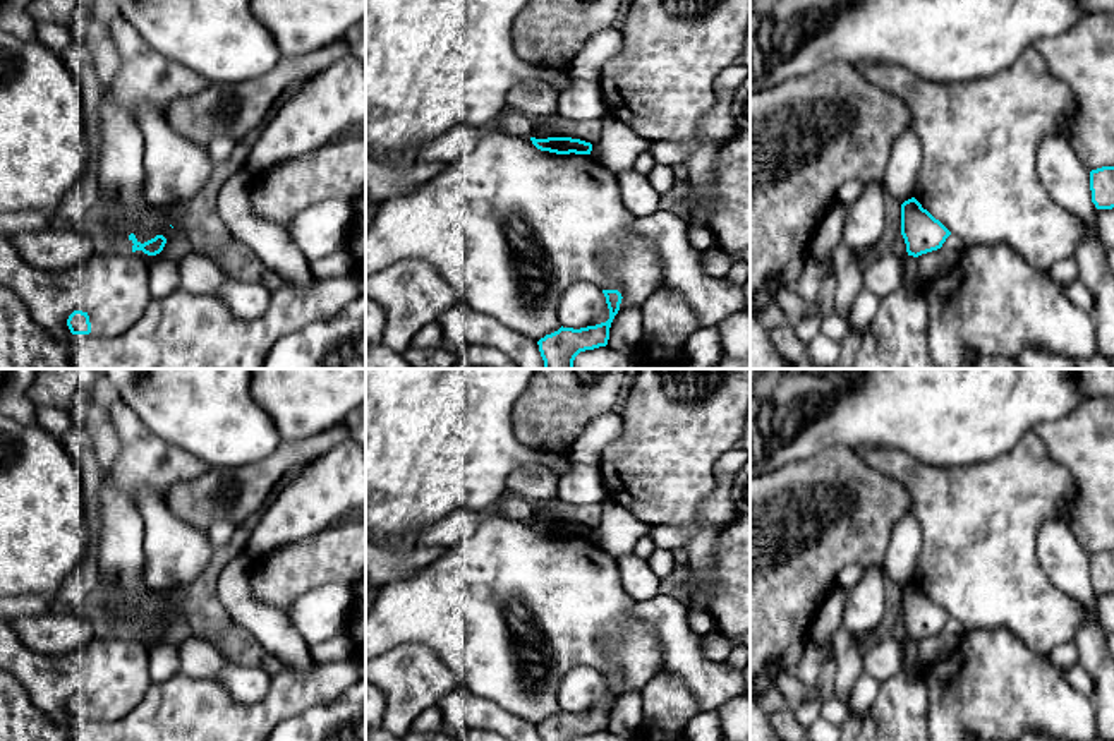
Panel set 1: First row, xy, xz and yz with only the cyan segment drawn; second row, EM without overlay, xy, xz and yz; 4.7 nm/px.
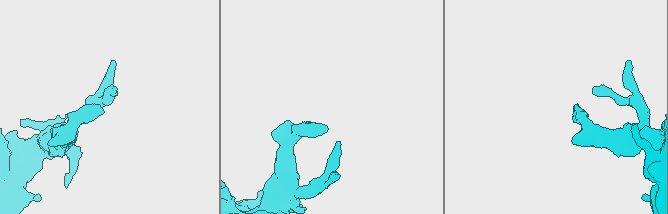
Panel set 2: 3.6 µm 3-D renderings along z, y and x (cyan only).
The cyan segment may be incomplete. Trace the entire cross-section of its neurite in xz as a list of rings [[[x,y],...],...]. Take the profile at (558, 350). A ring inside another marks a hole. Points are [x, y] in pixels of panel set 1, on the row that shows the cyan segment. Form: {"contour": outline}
{"contour": [[[602,290],[602,293],[609,309],[606,322],[580,329],[561,326],[537,341],[544,369],[573,369],[573,360],[580,352],[608,345],[609,328],[623,297],[618,290]]]}

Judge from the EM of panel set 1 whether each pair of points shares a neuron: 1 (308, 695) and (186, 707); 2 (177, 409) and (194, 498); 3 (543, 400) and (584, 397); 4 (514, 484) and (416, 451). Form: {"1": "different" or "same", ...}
{"1": "same", "2": "different", "3": "same", "4": "different"}

